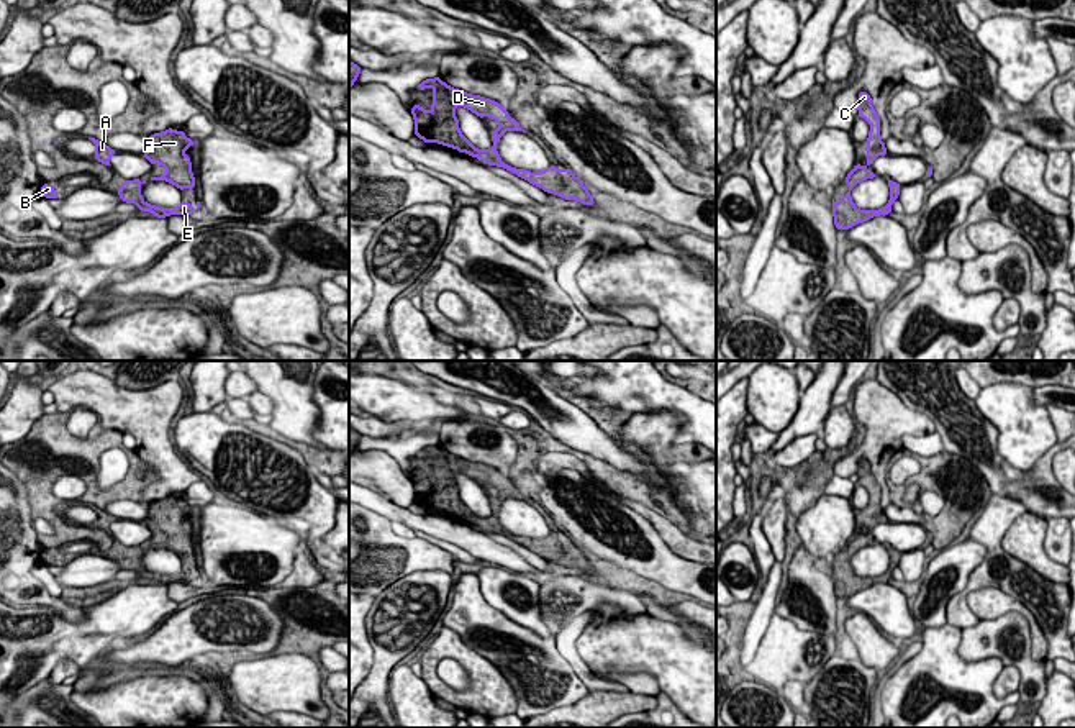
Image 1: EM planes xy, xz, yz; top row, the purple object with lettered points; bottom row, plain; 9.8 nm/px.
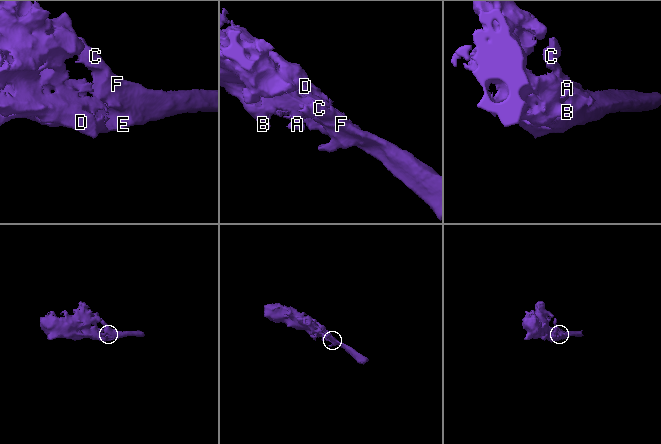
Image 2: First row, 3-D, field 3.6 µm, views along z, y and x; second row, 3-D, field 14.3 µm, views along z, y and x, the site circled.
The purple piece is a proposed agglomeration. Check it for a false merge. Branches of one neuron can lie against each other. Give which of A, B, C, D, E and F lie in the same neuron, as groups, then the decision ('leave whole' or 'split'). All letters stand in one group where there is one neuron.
A B C D E F | leave whole

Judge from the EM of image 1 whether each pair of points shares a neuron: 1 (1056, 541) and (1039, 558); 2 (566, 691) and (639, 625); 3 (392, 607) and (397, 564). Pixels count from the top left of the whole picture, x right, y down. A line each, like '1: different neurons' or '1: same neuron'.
1: different neurons
2: different neurons
3: different neurons

